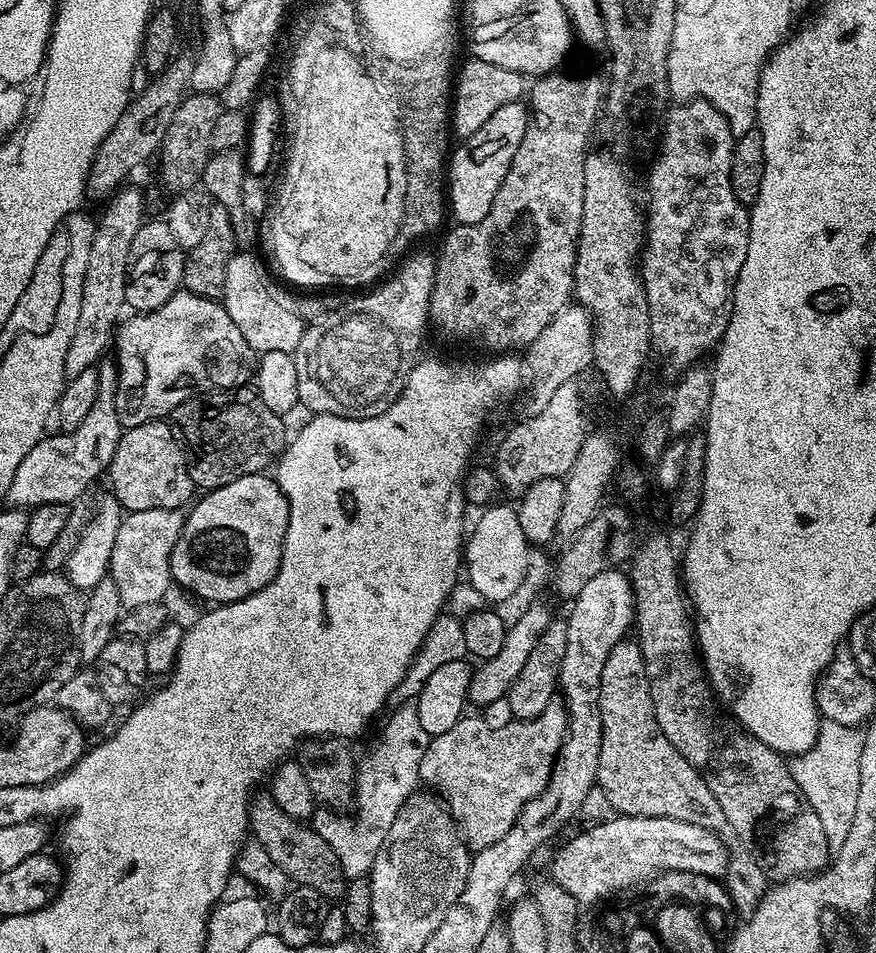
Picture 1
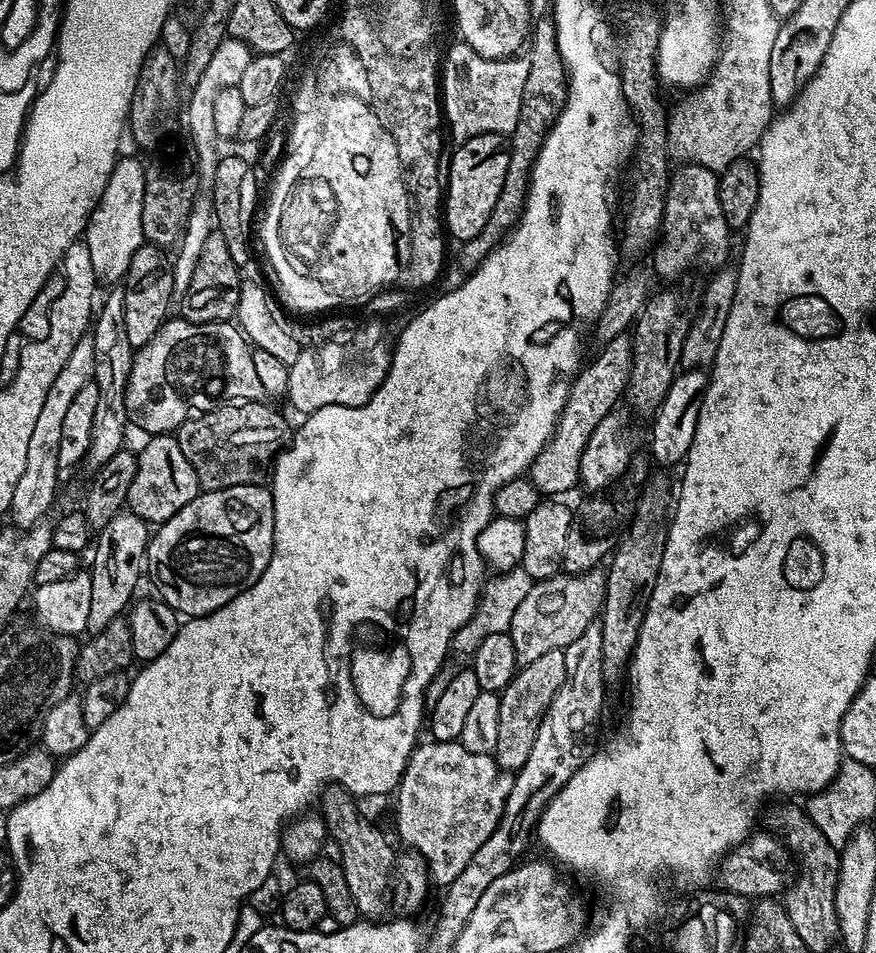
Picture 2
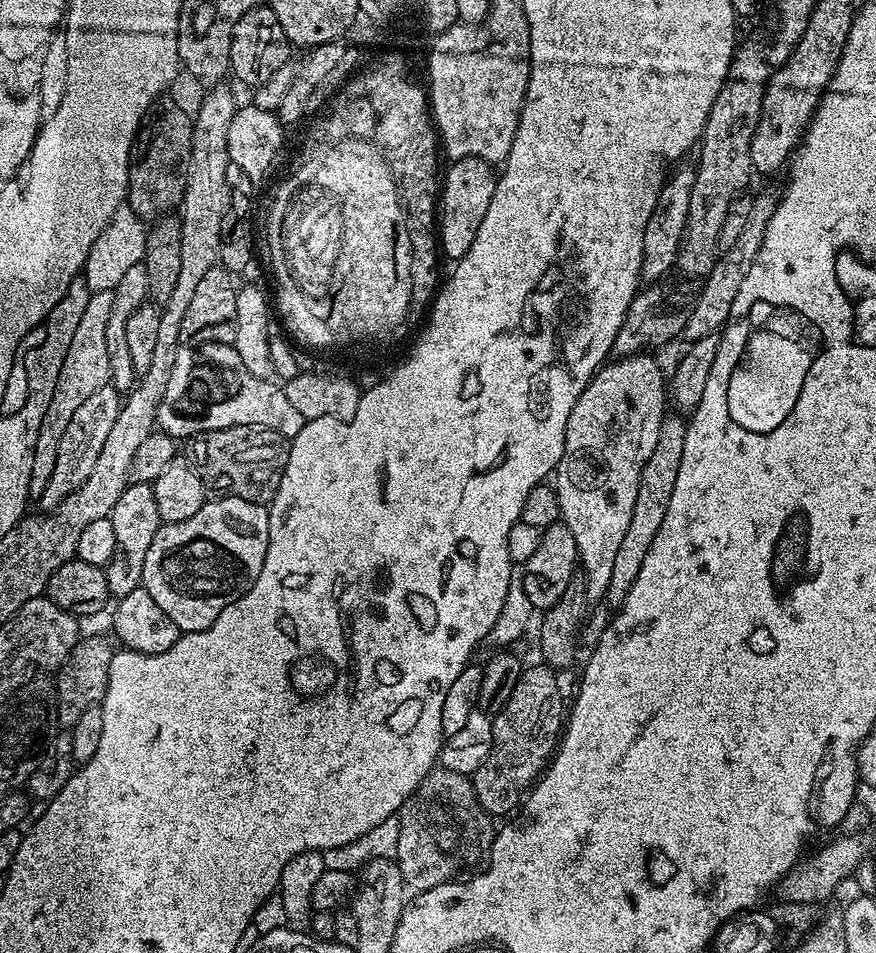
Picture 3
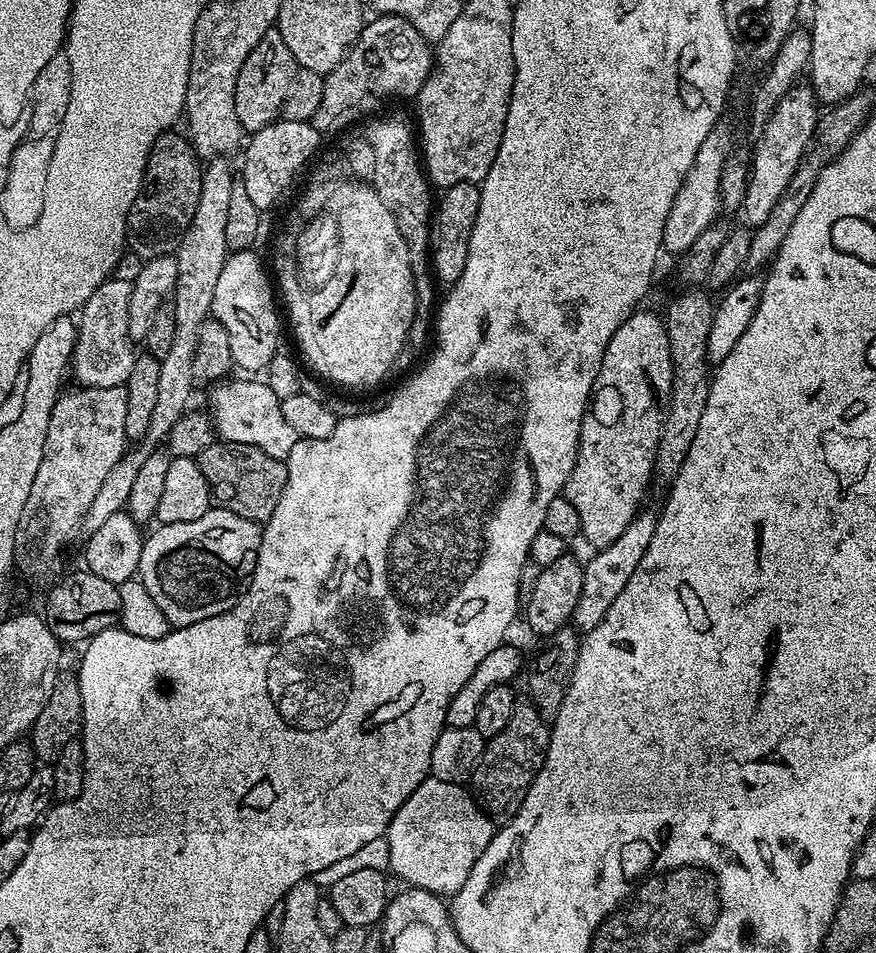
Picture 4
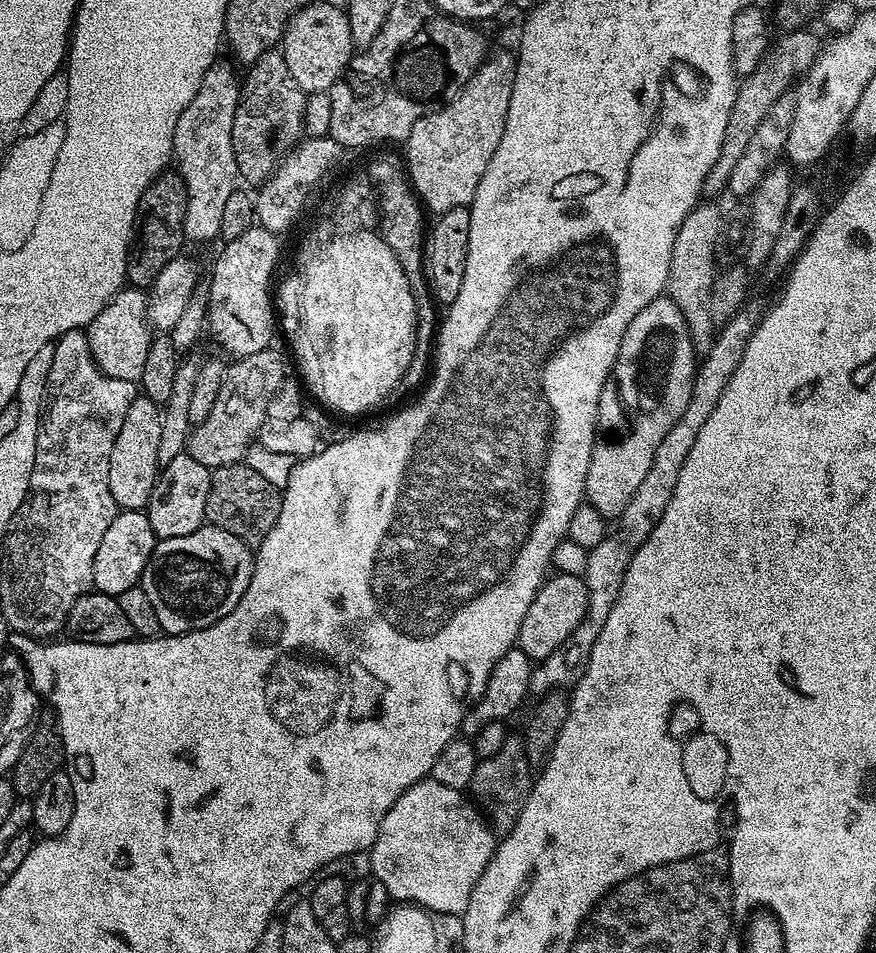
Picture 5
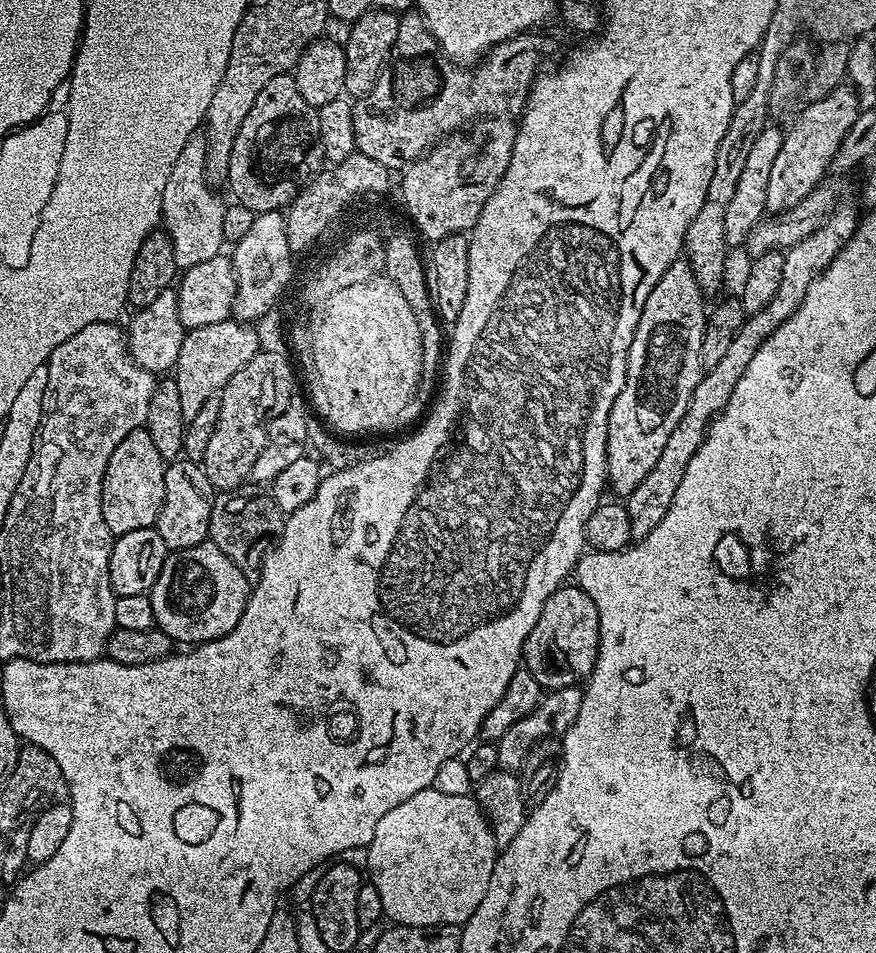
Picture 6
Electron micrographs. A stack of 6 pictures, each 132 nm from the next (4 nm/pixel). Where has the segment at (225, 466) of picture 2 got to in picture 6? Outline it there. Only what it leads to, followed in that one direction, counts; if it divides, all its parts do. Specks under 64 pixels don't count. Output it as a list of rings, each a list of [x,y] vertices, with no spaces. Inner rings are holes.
[[[241,486],[236,491],[221,491],[212,501],[208,527],[208,540],[249,578],[259,573],[266,553],[283,532],[286,519],[267,491],[256,491],[260,492],[251,492],[248,486]]]

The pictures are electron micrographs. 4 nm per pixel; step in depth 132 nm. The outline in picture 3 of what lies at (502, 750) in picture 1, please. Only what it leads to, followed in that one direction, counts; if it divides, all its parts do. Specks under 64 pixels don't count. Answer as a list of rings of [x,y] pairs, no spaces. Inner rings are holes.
[[[439,766],[433,768],[423,779],[411,801],[403,804],[398,813],[399,820],[394,859],[399,866],[405,887],[418,894],[439,884],[449,883],[460,868],[478,859],[481,861],[491,849],[496,833],[493,817],[477,802],[471,779]]]

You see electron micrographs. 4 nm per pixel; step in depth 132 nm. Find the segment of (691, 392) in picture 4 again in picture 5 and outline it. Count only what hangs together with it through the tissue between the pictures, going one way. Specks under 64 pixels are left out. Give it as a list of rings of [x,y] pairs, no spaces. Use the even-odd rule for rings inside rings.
[[[707,202],[697,204],[690,210],[690,214],[686,214],[682,226],[678,226],[670,258],[666,294],[678,306],[678,310],[682,310],[682,316],[686,318],[686,326],[690,330],[690,338],[694,342],[694,350],[698,354],[710,350],[718,331],[718,325],[710,318],[710,290],[716,281],[718,271],[716,247],[723,226],[724,216],[714,205]]]

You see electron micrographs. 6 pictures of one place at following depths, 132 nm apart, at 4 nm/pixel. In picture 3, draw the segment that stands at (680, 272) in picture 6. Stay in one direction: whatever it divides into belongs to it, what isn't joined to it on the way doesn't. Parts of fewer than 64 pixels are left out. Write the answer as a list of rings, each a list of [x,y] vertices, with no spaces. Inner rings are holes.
[[[652,354],[621,356],[615,361],[617,364],[605,363],[584,387],[578,402],[574,402],[570,418],[566,418],[566,438],[562,458],[554,473],[554,489],[561,521],[574,535],[578,548],[588,546],[589,597],[594,600],[607,595],[615,555],[622,546],[634,512],[634,501],[638,499],[638,478],[642,478],[642,466],[646,466],[654,451],[658,430],[666,415],[666,372],[660,369],[654,357],[648,355]]]

